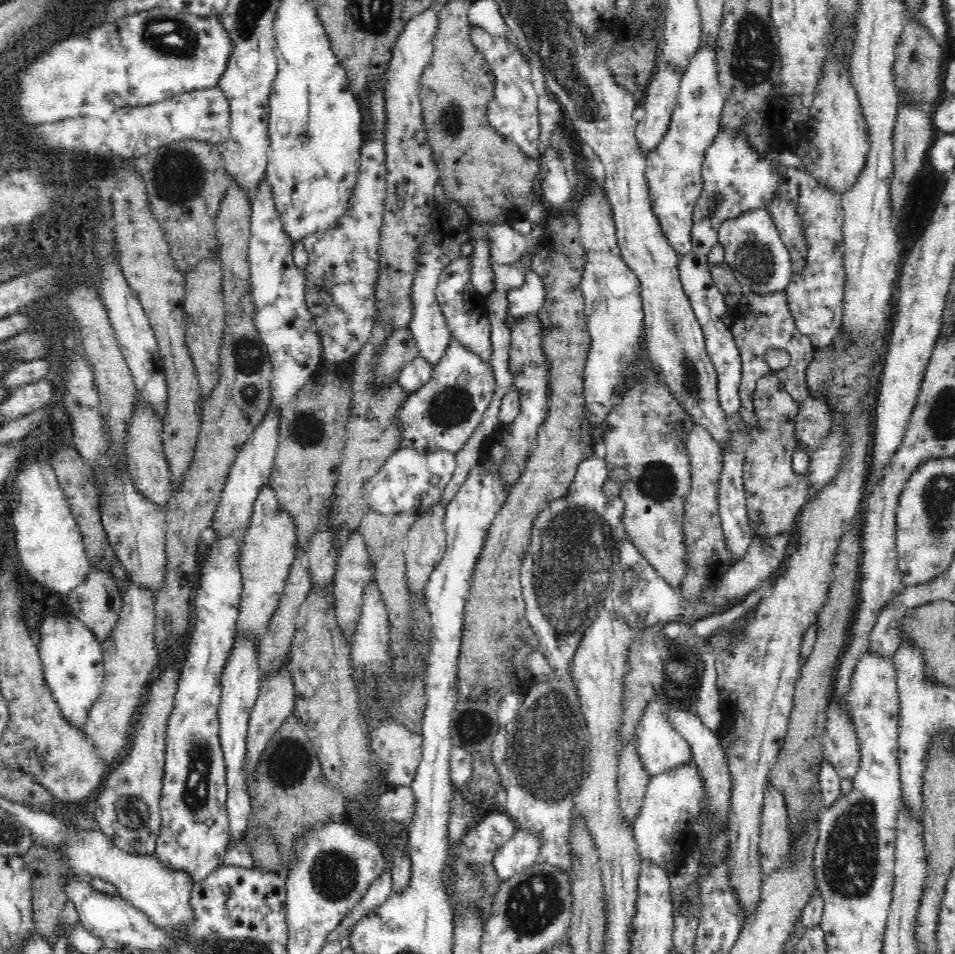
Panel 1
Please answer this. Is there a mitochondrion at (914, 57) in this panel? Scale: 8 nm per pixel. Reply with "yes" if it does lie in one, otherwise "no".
no

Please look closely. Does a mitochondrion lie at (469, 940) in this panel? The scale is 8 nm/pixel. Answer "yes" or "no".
no

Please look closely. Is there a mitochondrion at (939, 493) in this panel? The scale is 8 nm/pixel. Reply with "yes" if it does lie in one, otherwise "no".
yes

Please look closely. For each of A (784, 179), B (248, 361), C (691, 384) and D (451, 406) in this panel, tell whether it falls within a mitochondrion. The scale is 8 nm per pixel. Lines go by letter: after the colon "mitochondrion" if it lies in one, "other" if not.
A: other
B: mitochondrion
C: mitochondrion
D: mitochondrion

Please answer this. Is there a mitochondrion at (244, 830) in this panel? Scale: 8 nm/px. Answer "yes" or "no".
no

